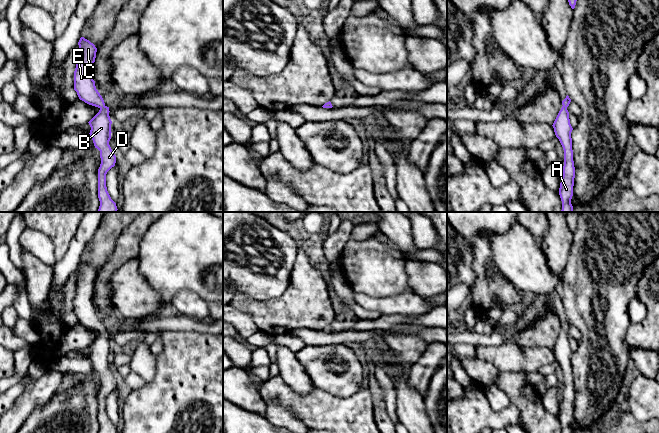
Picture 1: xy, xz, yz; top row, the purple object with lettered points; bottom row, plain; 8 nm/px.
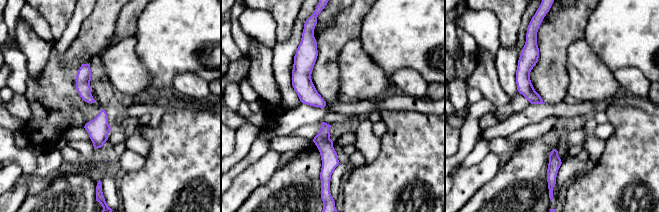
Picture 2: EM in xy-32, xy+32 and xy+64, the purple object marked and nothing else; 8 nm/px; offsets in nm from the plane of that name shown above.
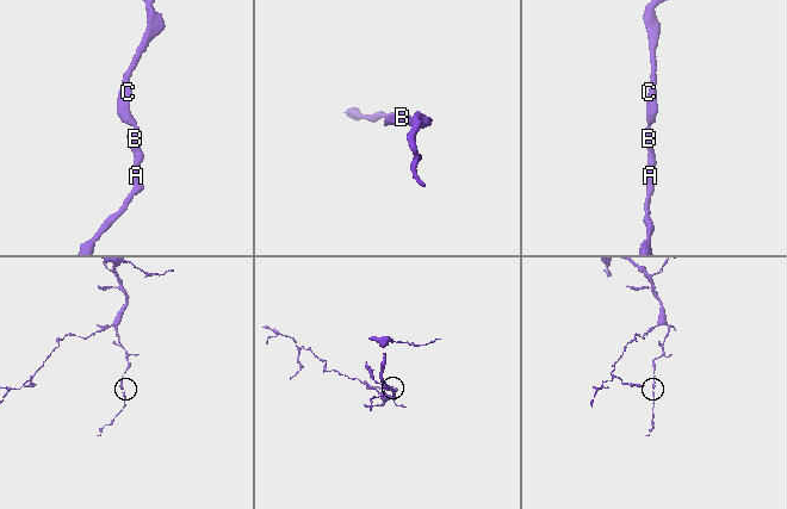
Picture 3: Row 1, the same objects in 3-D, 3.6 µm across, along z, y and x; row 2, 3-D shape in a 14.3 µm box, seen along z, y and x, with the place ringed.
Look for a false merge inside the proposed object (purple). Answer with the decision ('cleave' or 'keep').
keep

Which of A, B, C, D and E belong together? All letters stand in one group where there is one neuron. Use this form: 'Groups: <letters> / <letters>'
Groups: A B C D E

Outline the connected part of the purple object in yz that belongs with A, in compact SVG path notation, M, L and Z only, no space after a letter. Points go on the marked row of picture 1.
M567 95L562 101L562 108L559 111L554 123L553 128L556 137L559 139L563 150L564 150L564 166L563 176L561 178L559 195L562 201L561 212L573 212L573 206L571 199L573 196L573 186L575 178L575 167L573 161L573 150L572 150L572 138L571 132L573 130L567 107L569 106L571 99Z

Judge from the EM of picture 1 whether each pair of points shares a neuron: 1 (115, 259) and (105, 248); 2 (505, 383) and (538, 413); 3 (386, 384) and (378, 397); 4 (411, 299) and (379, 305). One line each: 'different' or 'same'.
1: different
2: same
3: different
4: same

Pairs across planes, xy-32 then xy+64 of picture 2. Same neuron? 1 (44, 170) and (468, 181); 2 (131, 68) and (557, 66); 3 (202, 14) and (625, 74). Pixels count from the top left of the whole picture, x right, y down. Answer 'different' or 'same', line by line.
1: same
2: different
3: different

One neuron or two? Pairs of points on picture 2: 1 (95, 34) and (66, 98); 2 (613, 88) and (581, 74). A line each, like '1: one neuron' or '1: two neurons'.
1: one neuron
2: one neuron

